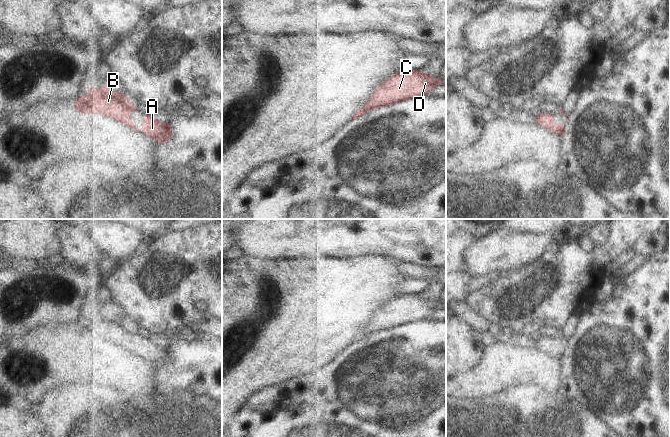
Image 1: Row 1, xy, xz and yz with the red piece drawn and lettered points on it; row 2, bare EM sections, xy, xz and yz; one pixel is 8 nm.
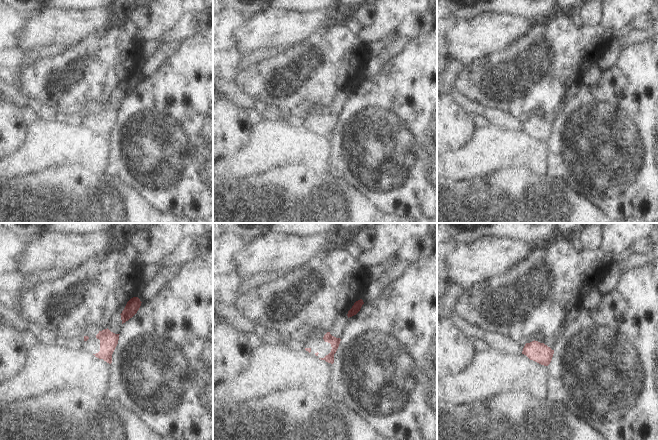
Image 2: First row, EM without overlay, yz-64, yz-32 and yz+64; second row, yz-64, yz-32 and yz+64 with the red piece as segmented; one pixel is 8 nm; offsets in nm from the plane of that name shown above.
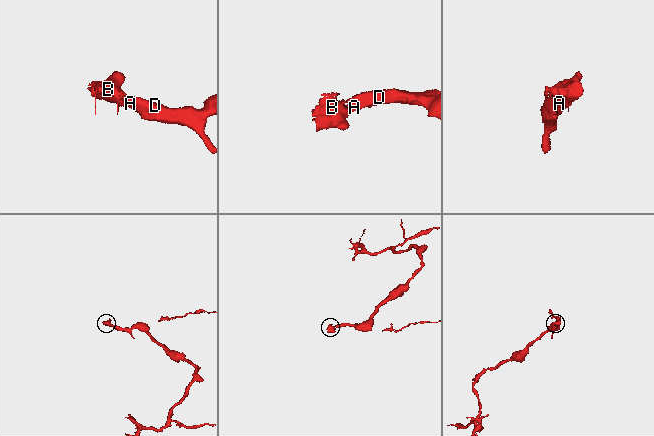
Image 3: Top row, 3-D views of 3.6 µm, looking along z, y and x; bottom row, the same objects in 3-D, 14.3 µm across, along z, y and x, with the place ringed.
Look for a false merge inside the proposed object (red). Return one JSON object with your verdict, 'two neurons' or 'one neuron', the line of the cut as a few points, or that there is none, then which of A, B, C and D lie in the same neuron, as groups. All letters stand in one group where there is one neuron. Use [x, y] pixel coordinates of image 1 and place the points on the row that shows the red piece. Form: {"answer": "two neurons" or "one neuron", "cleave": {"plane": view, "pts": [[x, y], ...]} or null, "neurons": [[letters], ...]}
{"answer": "one neuron", "cleave": null, "neurons": [["A", "B", "C", "D"]]}

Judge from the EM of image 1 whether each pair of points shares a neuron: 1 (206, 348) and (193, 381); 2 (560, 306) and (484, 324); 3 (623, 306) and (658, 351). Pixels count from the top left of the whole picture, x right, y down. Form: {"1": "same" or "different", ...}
{"1": "same", "2": "different", "3": "same"}

